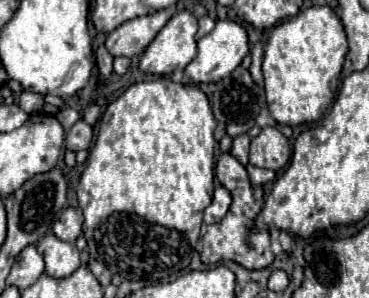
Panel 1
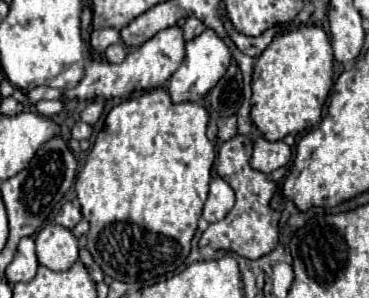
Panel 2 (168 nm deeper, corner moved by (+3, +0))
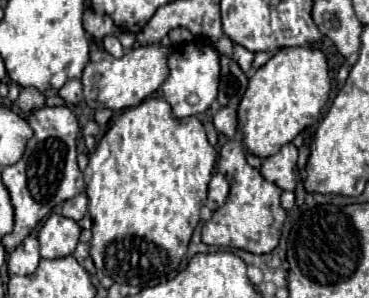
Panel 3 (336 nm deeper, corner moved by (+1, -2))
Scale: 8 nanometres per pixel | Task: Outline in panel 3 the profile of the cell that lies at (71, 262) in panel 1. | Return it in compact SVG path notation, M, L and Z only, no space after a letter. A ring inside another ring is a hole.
M51 214L37 238L41 244L41 258L63 258L71 256L79 242L81 228L75 220L63 218L59 214Z

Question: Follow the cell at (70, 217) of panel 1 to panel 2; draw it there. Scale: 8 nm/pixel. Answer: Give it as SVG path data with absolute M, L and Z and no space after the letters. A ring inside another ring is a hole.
M65 202L63 208L59 210L59 214L55 216L55 222L65 226L65 228L75 228L75 224L81 220L81 208L75 206L73 202Z

